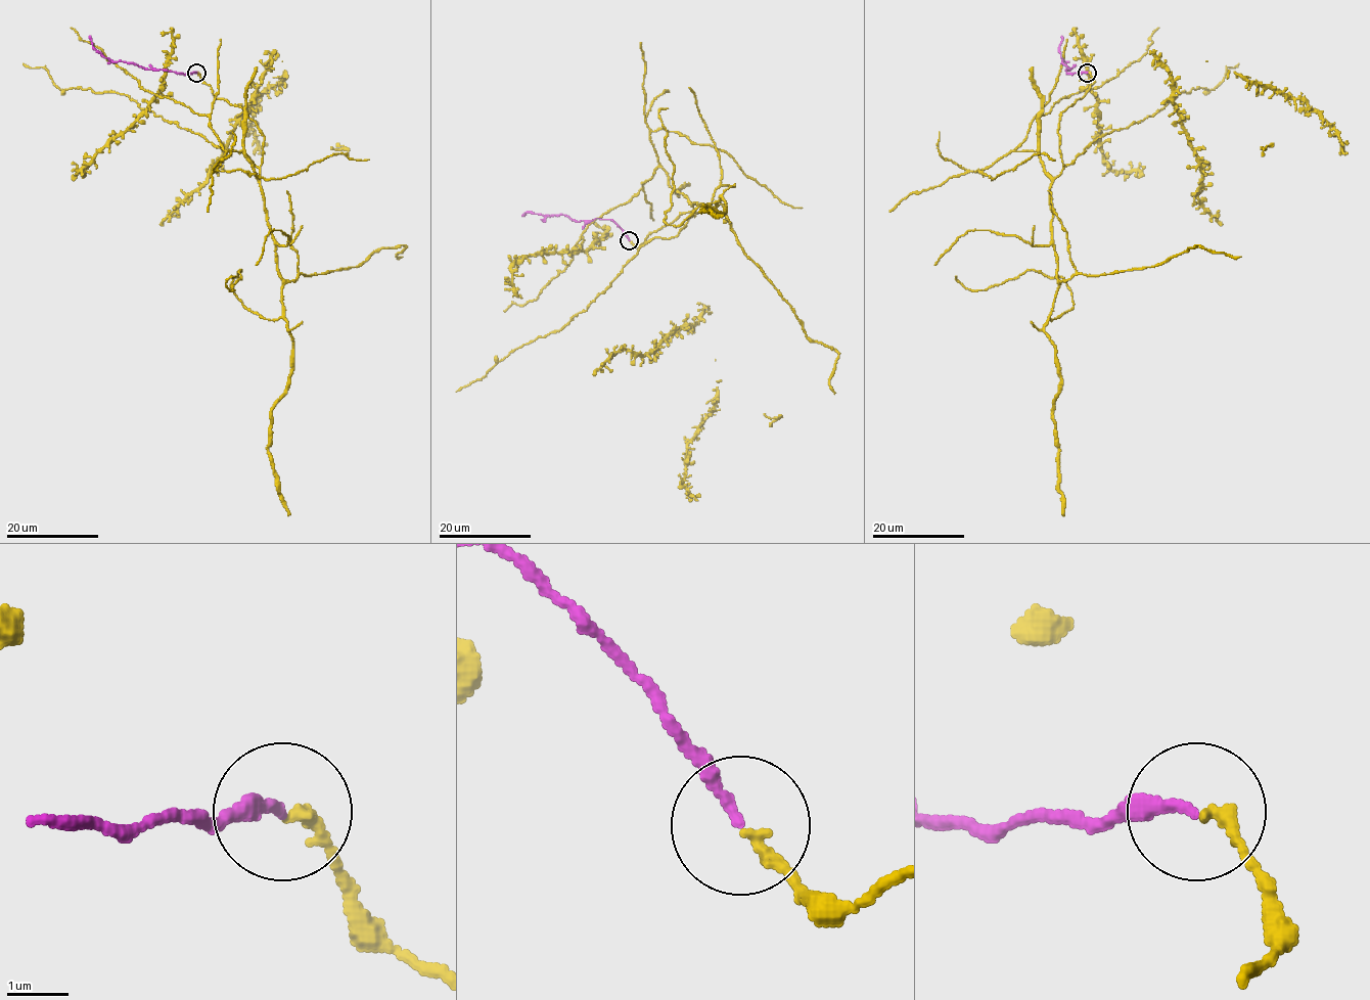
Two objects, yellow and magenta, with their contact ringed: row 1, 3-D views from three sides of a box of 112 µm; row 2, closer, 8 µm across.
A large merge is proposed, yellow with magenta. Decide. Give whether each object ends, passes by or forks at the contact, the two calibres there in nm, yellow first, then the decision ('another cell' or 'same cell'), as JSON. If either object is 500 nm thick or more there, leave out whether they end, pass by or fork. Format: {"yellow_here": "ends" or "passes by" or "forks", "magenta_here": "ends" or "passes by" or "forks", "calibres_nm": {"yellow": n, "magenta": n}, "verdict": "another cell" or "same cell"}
{"yellow_here": "ends", "magenta_here": "ends", "calibres_nm": {"yellow": 200, "magenta": 190}, "verdict": "same cell"}

